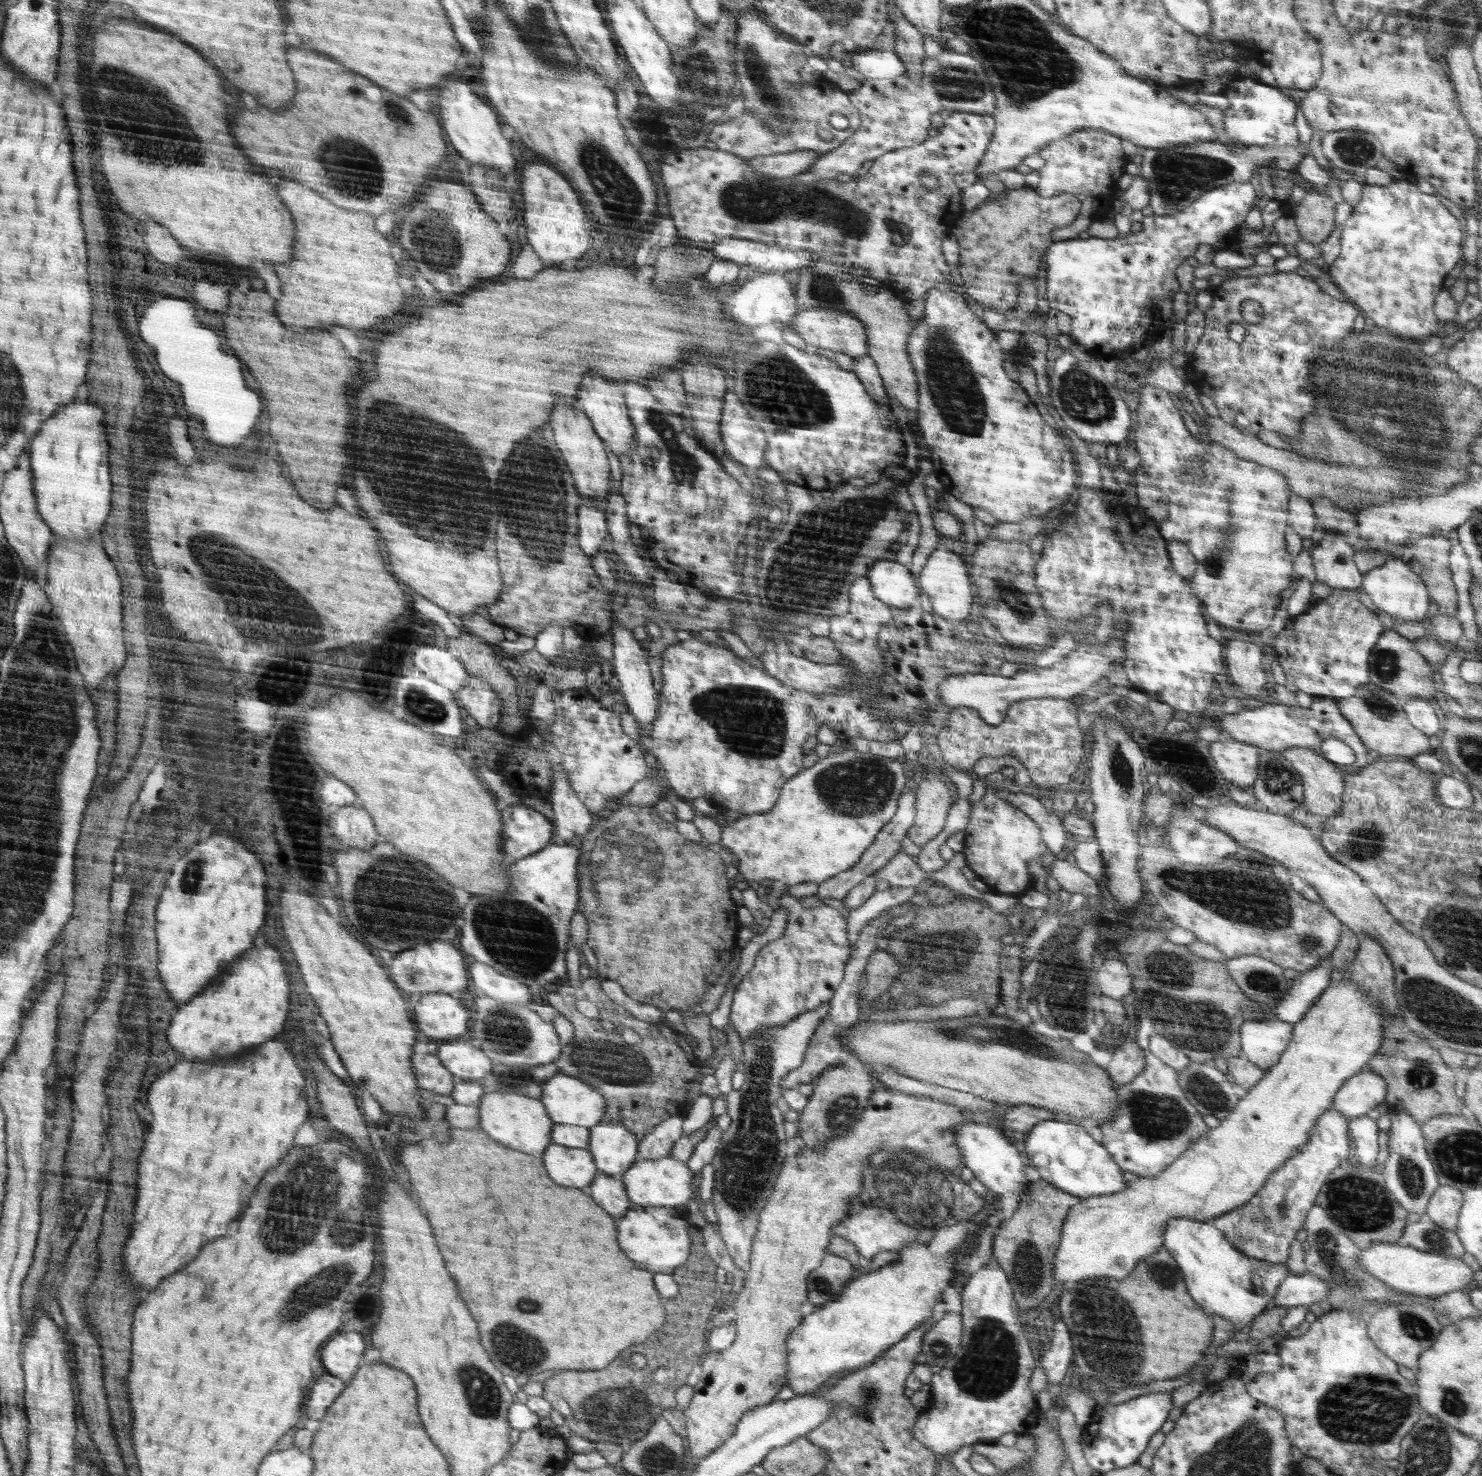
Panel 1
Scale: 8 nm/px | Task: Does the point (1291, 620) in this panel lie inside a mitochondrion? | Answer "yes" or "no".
no

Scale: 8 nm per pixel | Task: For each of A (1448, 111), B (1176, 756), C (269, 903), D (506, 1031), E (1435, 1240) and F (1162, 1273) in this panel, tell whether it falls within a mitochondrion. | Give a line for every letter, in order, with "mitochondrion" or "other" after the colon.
A: other
B: other
C: other
D: mitochondrion
E: mitochondrion
F: mitochondrion

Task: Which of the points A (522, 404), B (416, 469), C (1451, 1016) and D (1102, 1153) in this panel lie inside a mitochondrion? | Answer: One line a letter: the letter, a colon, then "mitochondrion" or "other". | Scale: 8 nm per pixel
A: other
B: mitochondrion
C: mitochondrion
D: other

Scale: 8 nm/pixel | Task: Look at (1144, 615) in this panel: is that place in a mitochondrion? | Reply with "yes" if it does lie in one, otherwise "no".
no

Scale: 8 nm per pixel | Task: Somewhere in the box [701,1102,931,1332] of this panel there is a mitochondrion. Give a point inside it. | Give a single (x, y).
(822, 1286)

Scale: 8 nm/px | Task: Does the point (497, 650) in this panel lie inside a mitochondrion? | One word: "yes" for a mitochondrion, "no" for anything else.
no

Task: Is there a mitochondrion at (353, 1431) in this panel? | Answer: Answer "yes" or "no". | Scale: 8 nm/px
no

